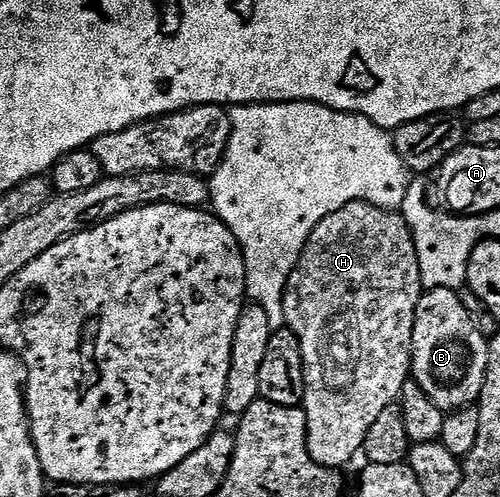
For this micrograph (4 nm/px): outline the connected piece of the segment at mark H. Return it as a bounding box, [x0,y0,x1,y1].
[283,200,423,470]

